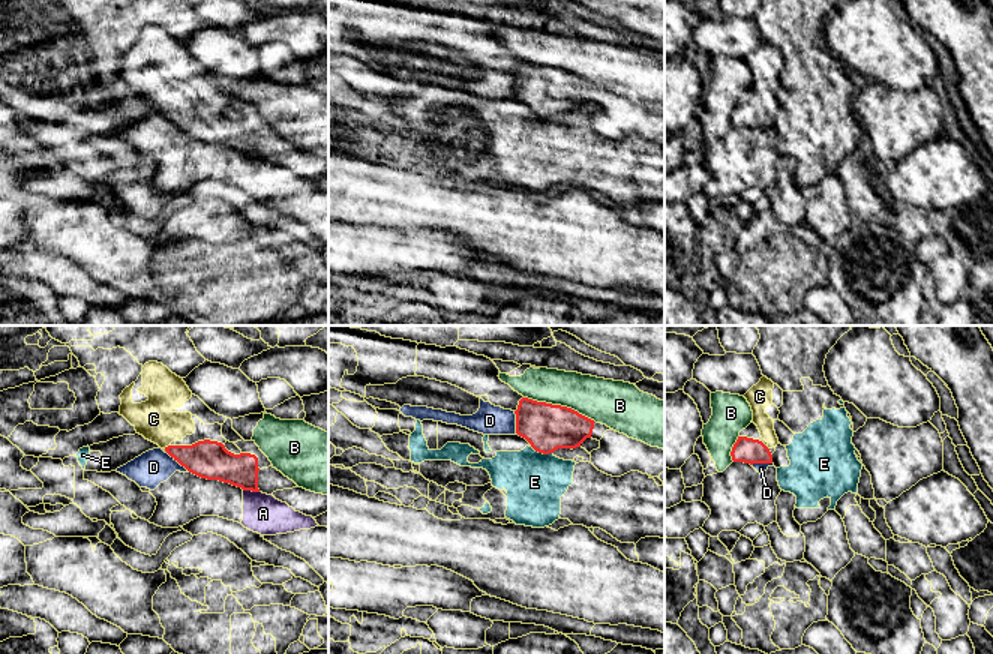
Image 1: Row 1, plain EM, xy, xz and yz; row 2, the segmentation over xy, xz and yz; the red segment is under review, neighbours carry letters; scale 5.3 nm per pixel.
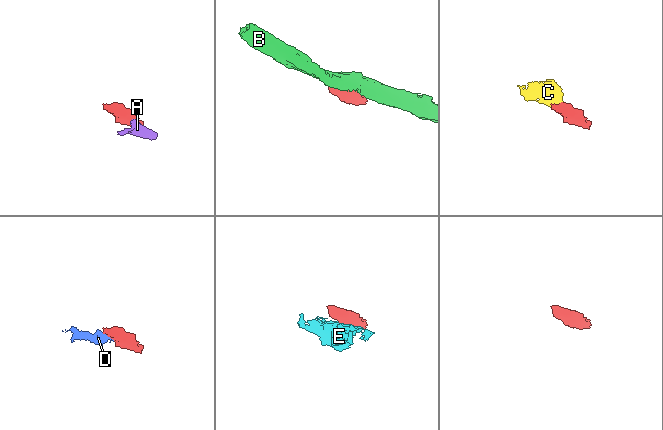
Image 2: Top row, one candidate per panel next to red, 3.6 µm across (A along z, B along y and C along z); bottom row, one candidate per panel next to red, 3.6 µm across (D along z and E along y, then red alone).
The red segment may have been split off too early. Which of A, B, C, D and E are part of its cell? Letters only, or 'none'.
C

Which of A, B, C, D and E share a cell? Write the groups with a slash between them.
A D / B / C / E

